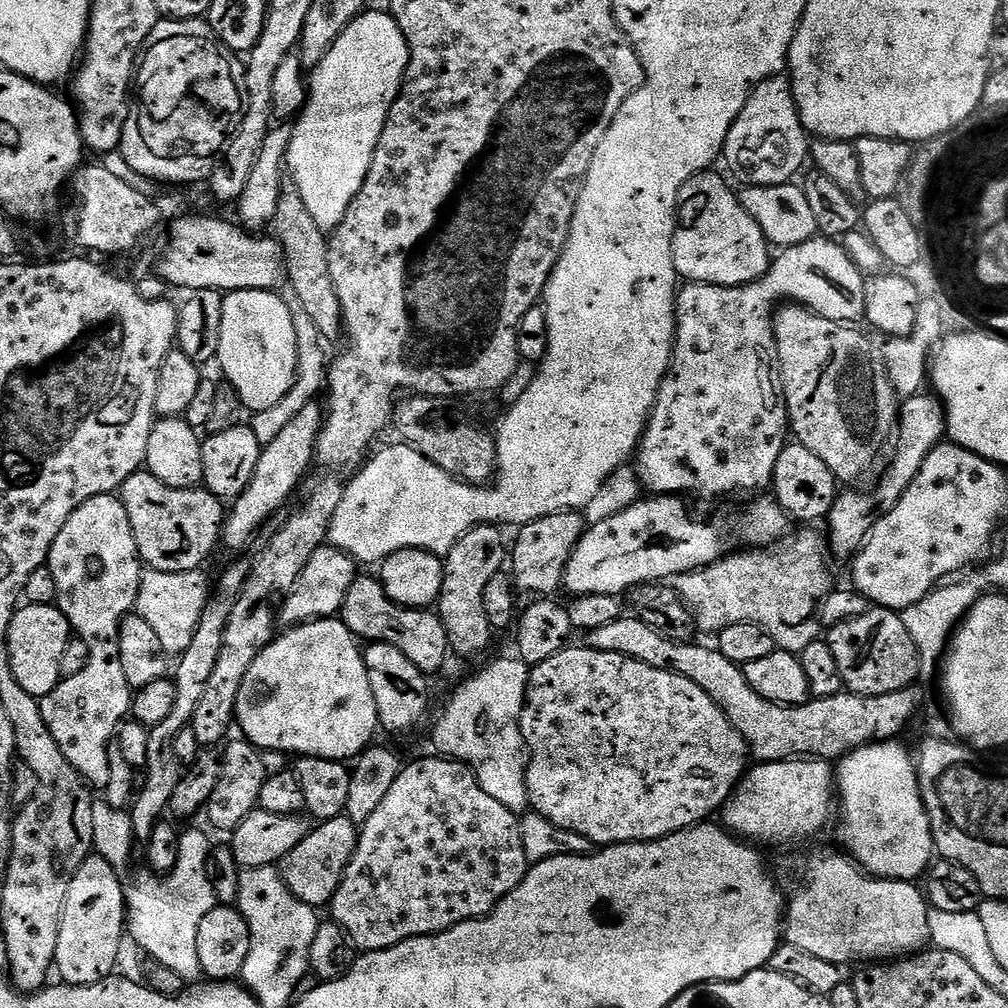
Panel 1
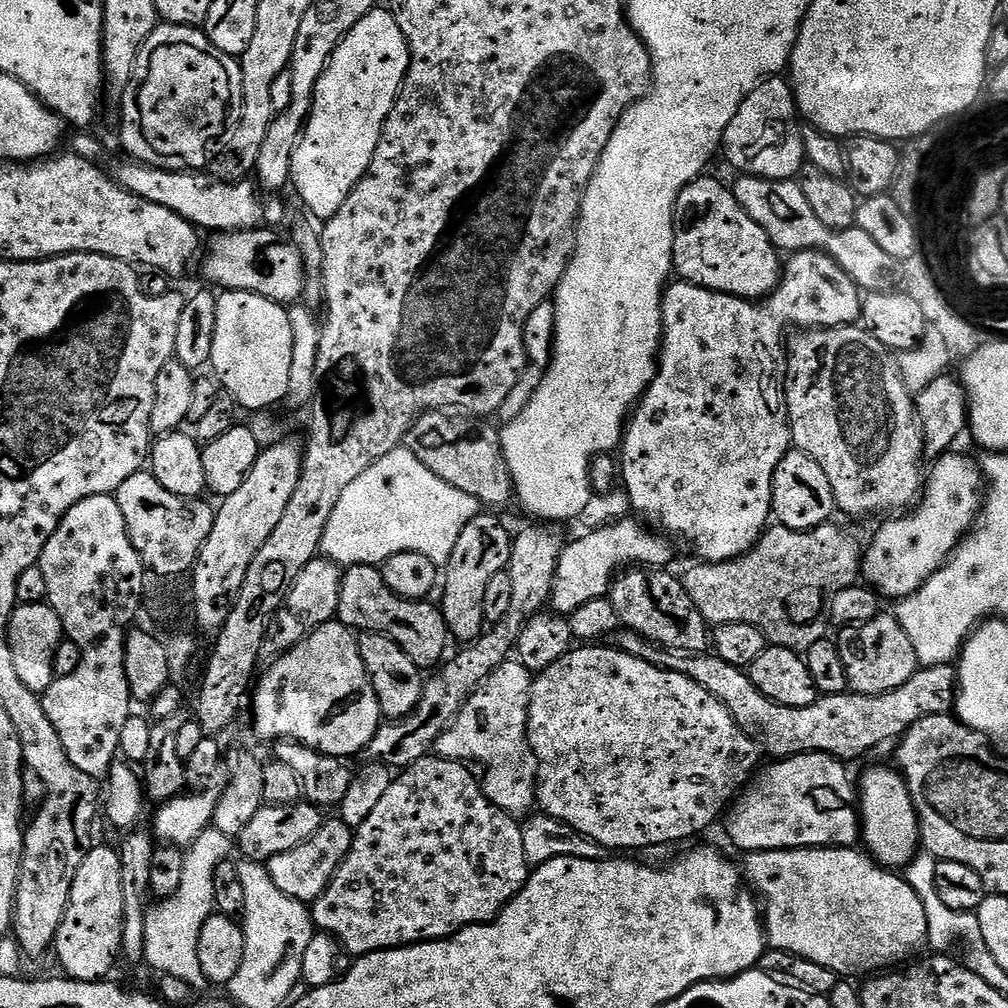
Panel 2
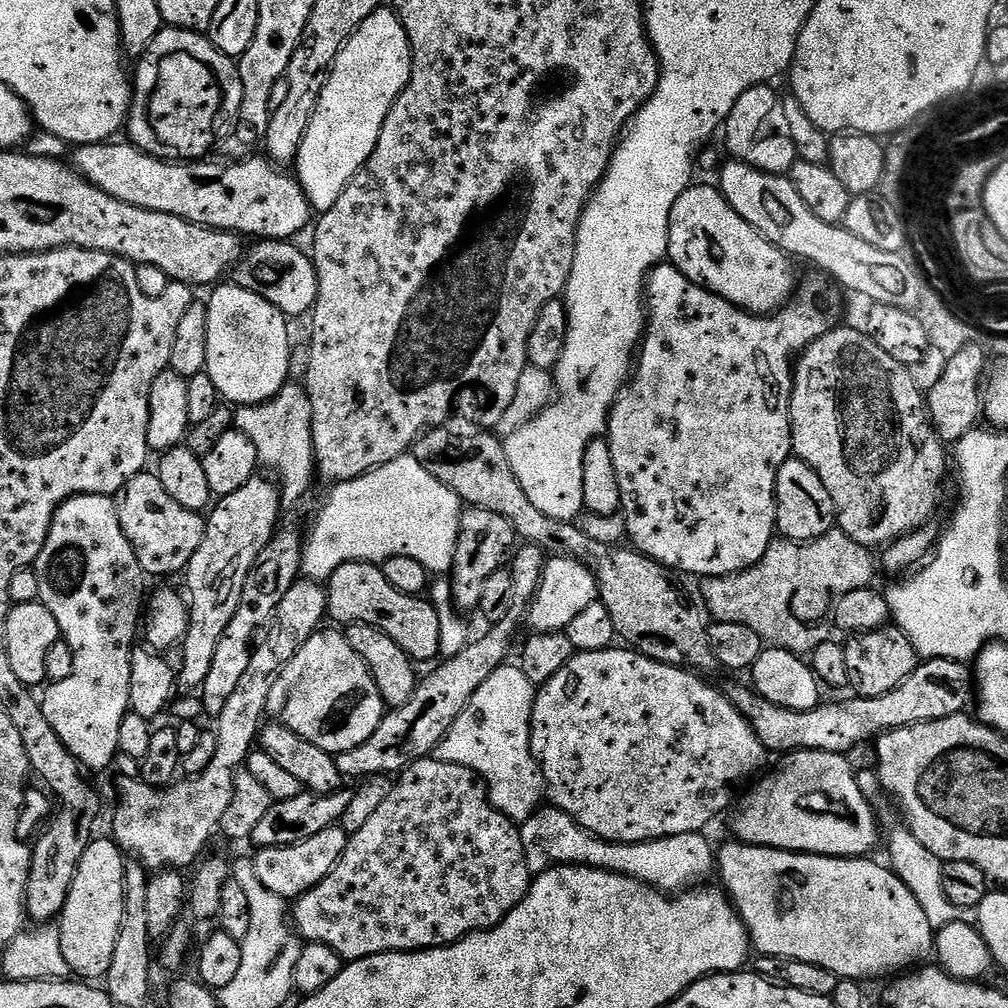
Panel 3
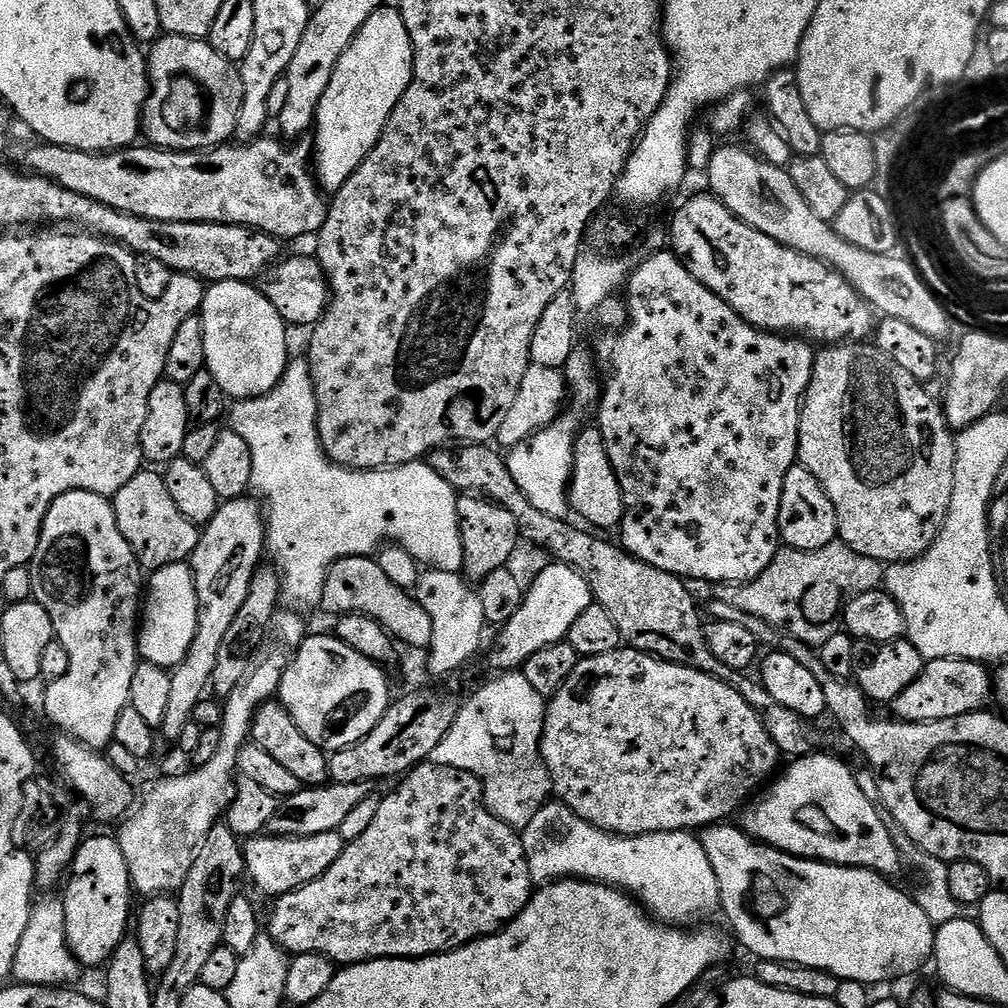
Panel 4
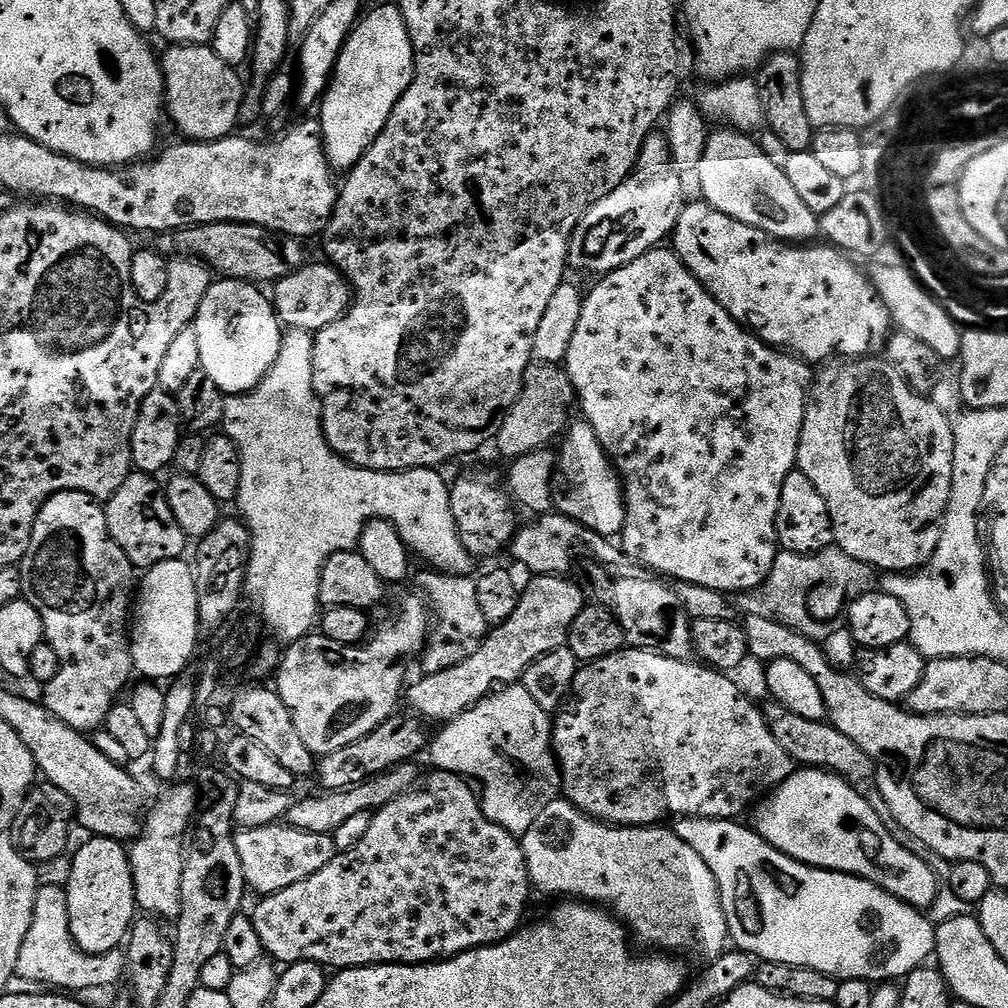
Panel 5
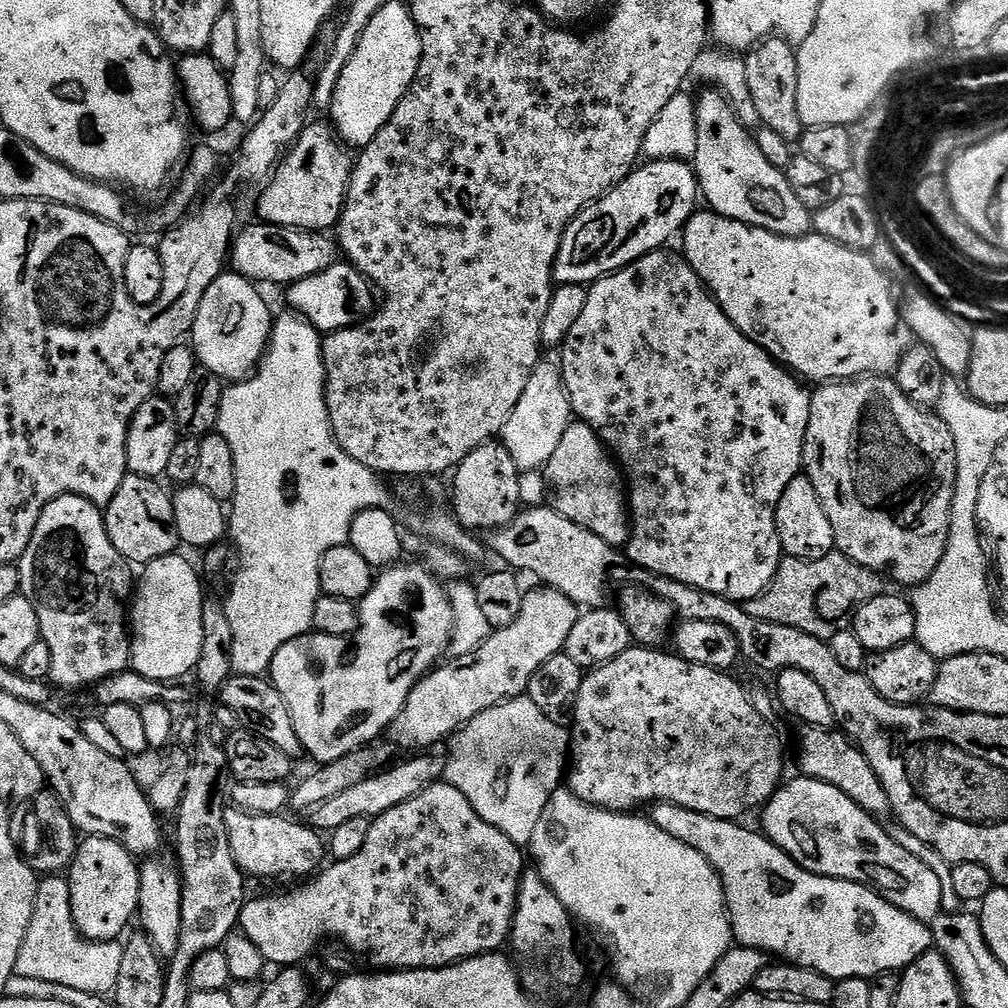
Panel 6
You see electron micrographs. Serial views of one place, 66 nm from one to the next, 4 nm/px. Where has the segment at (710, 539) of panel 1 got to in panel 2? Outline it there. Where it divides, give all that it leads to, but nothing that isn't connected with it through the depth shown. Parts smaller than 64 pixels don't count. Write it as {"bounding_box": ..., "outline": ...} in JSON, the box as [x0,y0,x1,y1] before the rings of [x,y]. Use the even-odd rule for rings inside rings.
{"bounding_box":[550,518,673,614],"outline":[[[625,518],[607,524],[605,528],[585,531],[581,540],[565,543],[554,574],[550,608],[553,613],[567,614],[578,610],[582,602],[608,596],[614,577],[629,566],[663,569],[672,560],[673,541],[636,518]]]}

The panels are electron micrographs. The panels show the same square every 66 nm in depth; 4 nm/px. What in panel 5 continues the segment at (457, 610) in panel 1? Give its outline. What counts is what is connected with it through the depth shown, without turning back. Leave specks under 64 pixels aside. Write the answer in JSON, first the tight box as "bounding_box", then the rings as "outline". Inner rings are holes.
{"bounding_box":[450,472,518,557],"outline":[[[468,472],[456,481],[451,481],[450,514],[454,514],[456,529],[460,535],[462,546],[469,557],[492,556],[509,547],[513,536],[518,531],[516,512],[512,509],[514,500],[511,495],[504,493],[500,485],[500,476],[496,472]]]}

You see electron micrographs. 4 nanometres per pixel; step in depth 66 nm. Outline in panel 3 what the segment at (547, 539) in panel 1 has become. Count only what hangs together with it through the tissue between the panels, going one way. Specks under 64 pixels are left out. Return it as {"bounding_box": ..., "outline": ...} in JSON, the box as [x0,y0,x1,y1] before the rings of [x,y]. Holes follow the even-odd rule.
{"bounding_box":[336,543,546,778],"outline":[[[521,543],[515,549],[510,560],[510,571],[514,578],[514,606],[510,606],[510,614],[506,614],[502,622],[491,625],[487,629],[489,632],[481,640],[473,639],[469,642],[462,654],[441,659],[435,665],[437,668],[425,680],[423,677],[417,683],[410,702],[385,714],[380,720],[378,730],[374,730],[374,734],[370,734],[370,738],[362,742],[362,746],[354,746],[354,750],[339,753],[336,756],[338,770],[345,778],[399,774],[415,760],[423,760],[435,753],[450,726],[454,726],[458,714],[462,714],[470,698],[474,698],[478,686],[482,686],[482,682],[486,682],[486,678],[490,678],[494,670],[504,667],[509,659],[508,651],[512,648],[512,639],[515,638],[520,624],[522,628],[525,623],[532,600],[540,589],[545,563],[546,553],[534,544]]]}

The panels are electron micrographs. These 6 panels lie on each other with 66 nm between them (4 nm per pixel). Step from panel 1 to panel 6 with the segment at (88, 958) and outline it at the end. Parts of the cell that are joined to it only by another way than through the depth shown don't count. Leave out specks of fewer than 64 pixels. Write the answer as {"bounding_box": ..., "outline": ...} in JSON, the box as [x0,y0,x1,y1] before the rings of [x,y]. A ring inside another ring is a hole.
{"bounding_box":[66,836,141,942],"outline":[[[90,836],[79,841],[76,856],[72,860],[72,867],[67,869],[66,879],[70,886],[70,906],[74,914],[74,922],[78,930],[88,940],[116,942],[120,935],[128,928],[128,923],[133,923],[140,907],[140,870],[141,865],[137,857],[124,849],[124,845],[117,840]]]}

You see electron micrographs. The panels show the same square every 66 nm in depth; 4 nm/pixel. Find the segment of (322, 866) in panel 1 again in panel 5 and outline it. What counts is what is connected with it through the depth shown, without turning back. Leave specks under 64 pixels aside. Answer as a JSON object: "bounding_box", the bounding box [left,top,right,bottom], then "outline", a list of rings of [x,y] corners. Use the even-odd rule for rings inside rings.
{"bounding_box":[235,823,338,897],"outline":[[[283,823],[240,828],[235,838],[247,887],[252,892],[260,892],[256,894],[261,897],[286,890],[286,886],[294,886],[294,882],[302,882],[310,878],[310,874],[318,874],[318,870],[334,859],[338,851],[332,836],[310,834],[310,830],[290,828]]]}

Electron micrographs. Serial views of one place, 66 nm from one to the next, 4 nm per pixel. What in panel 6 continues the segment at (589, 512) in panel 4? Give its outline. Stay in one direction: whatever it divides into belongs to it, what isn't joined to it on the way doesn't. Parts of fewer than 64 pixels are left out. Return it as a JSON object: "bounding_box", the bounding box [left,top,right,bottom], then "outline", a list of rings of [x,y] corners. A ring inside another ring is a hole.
{"bounding_box":[542,422,630,550],"outline":[[[574,422],[569,426],[558,450],[554,450],[550,462],[544,465],[542,475],[550,493],[550,507],[555,512],[598,534],[598,538],[602,538],[602,542],[611,548],[620,550],[627,545],[630,509],[626,499],[626,484],[615,459],[590,425]]]}

